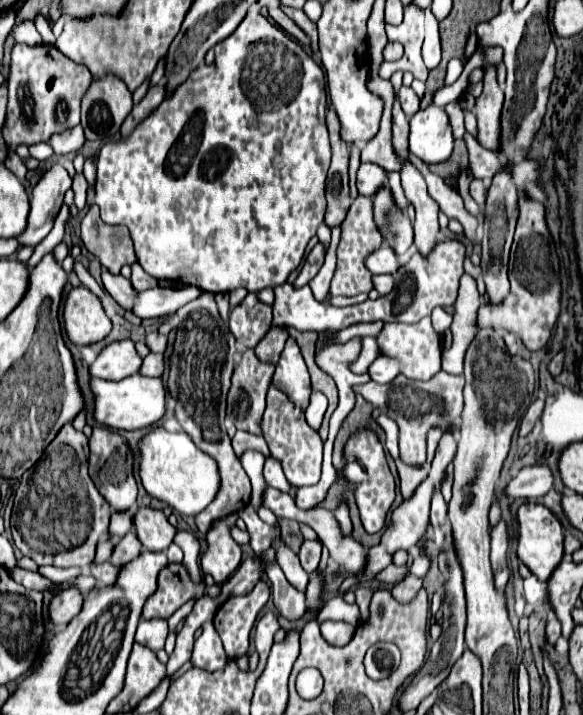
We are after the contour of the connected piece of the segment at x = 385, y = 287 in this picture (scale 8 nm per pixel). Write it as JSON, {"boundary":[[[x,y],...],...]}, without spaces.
{"boundary":[[[372,275],[372,283],[380,295],[386,295],[386,291],[392,291],[394,277],[392,275]]]}

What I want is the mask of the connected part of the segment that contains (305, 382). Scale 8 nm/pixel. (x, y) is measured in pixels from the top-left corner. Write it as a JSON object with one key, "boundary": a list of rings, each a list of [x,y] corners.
{"boundary":[[[288,337],[286,347],[282,351],[282,357],[276,365],[274,371],[274,379],[272,385],[286,393],[288,399],[292,399],[292,403],[296,405],[296,409],[300,409],[302,413],[308,407],[310,401],[310,375],[306,369],[306,363],[300,355],[300,347],[296,345],[294,337]]]}

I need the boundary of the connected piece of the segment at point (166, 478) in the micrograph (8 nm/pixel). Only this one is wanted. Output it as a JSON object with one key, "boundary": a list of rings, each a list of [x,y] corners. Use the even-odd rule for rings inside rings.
{"boundary":[[[152,427],[148,435],[138,441],[140,469],[138,475],[146,493],[158,501],[168,503],[182,515],[198,515],[204,511],[218,491],[216,461],[200,451],[184,431],[170,433],[162,427]]]}

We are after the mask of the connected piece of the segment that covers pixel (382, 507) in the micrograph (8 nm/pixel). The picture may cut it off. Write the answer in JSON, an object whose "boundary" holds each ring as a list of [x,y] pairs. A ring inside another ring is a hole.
{"boundary":[[[358,431],[346,445],[344,449],[344,455],[352,455],[352,459],[356,459],[364,471],[366,471],[366,479],[356,487],[356,503],[358,503],[358,509],[360,509],[360,517],[362,517],[362,525],[368,533],[378,533],[384,523],[386,523],[386,515],[394,503],[394,477],[388,469],[388,463],[386,463],[386,453],[384,453],[384,447],[382,443],[378,441],[376,433],[374,431]]]}

